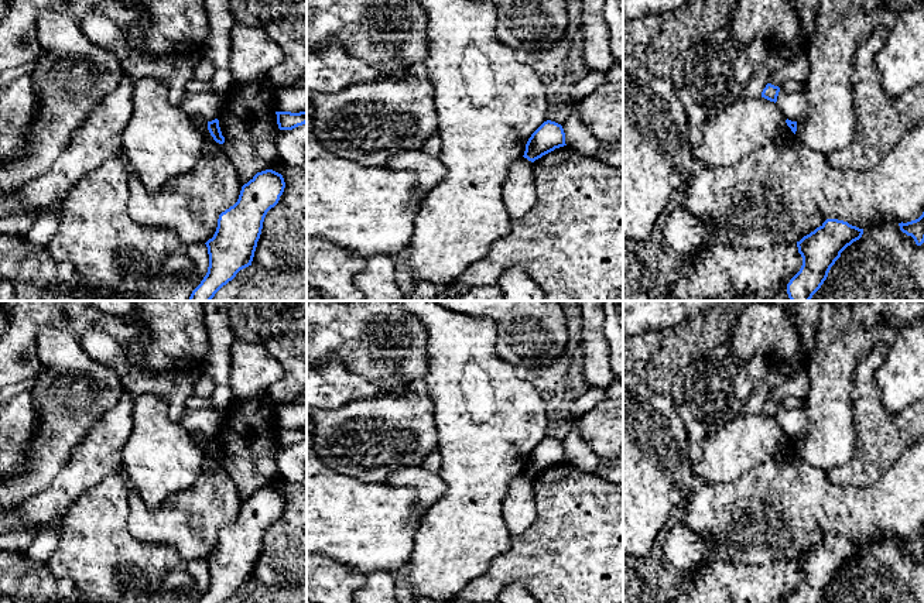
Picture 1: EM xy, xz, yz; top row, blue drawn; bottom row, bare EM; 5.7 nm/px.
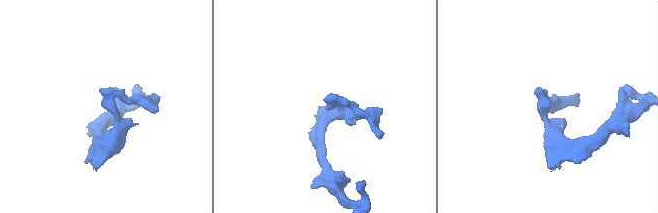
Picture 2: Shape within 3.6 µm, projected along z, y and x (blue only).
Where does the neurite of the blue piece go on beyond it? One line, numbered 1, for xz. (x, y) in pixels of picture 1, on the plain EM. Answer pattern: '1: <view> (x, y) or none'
1: none

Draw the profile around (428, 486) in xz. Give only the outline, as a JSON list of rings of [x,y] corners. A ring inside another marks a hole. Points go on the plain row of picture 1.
[[[421,465],[397,470],[394,474],[389,476],[386,483],[413,489],[418,496],[418,513],[421,515],[446,493],[446,484],[439,473],[431,472]]]

